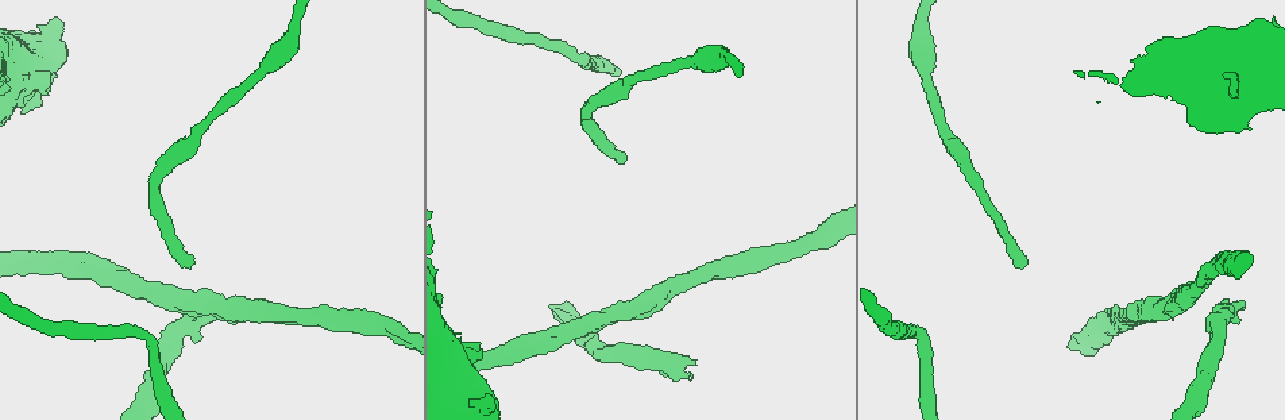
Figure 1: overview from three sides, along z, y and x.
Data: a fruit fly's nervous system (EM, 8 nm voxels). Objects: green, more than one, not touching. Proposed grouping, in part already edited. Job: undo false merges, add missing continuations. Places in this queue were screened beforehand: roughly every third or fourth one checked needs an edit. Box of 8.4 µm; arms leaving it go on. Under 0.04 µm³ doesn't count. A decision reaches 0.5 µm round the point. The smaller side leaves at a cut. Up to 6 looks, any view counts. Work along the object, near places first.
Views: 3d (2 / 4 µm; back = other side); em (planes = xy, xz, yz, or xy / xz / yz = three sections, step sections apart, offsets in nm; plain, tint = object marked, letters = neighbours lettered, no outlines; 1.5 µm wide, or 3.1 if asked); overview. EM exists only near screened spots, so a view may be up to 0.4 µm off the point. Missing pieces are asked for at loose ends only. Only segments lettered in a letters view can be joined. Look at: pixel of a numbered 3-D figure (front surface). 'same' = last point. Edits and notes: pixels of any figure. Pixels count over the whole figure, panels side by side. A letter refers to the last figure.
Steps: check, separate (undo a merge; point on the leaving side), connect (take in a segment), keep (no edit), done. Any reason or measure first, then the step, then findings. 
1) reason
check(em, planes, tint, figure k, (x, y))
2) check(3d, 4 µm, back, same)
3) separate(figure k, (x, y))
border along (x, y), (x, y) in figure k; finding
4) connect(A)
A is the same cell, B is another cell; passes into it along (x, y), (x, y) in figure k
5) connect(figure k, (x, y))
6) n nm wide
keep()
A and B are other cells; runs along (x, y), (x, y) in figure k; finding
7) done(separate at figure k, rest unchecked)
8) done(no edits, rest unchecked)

abrupt turn
check(em, xy, step 4, tint, figure 1, (1228, 73))

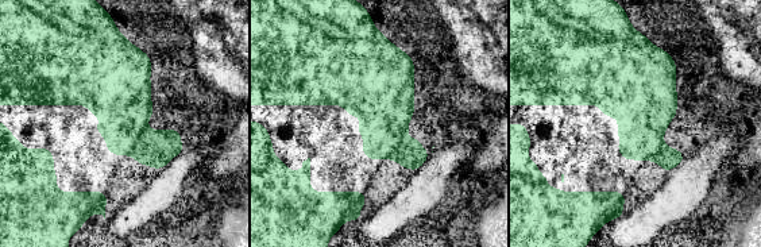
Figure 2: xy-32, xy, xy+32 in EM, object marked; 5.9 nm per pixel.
another direction
check(em, planes, tint, same)

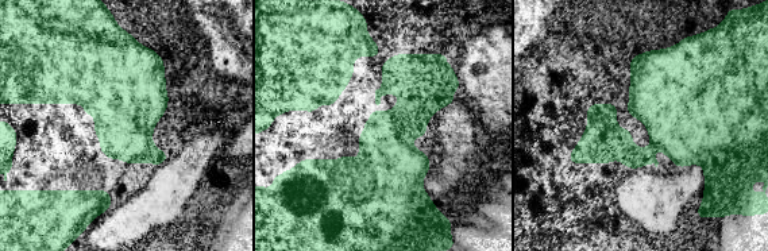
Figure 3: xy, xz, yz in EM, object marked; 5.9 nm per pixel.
check(em, planes, letters, same)

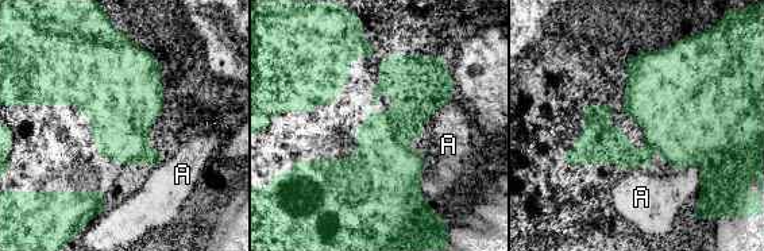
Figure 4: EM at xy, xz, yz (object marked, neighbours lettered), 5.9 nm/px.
keep()
A is another cell; continuous, no second neuron

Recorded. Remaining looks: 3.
end of a long branch
check(em, xy, step 8, letters, figure 1, (619, 156))

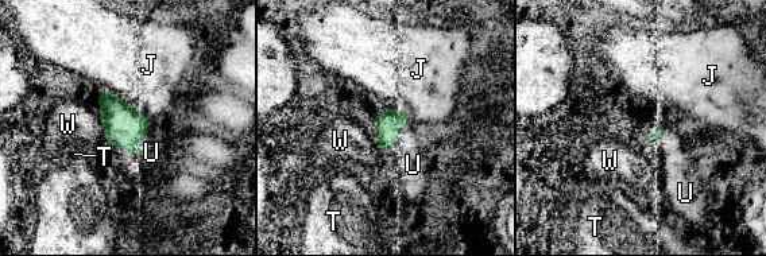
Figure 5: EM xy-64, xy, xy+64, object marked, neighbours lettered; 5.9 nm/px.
another direction
check(em, planes, letters, same)

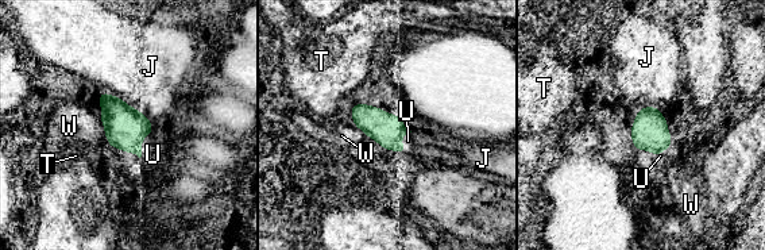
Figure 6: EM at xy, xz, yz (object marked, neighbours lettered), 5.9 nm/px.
200 nm wide
connect(U)
U is the same cell, J, T and W are other cells; the neuron continues

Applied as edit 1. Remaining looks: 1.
done(connect at figure 6, rest unchecked)

